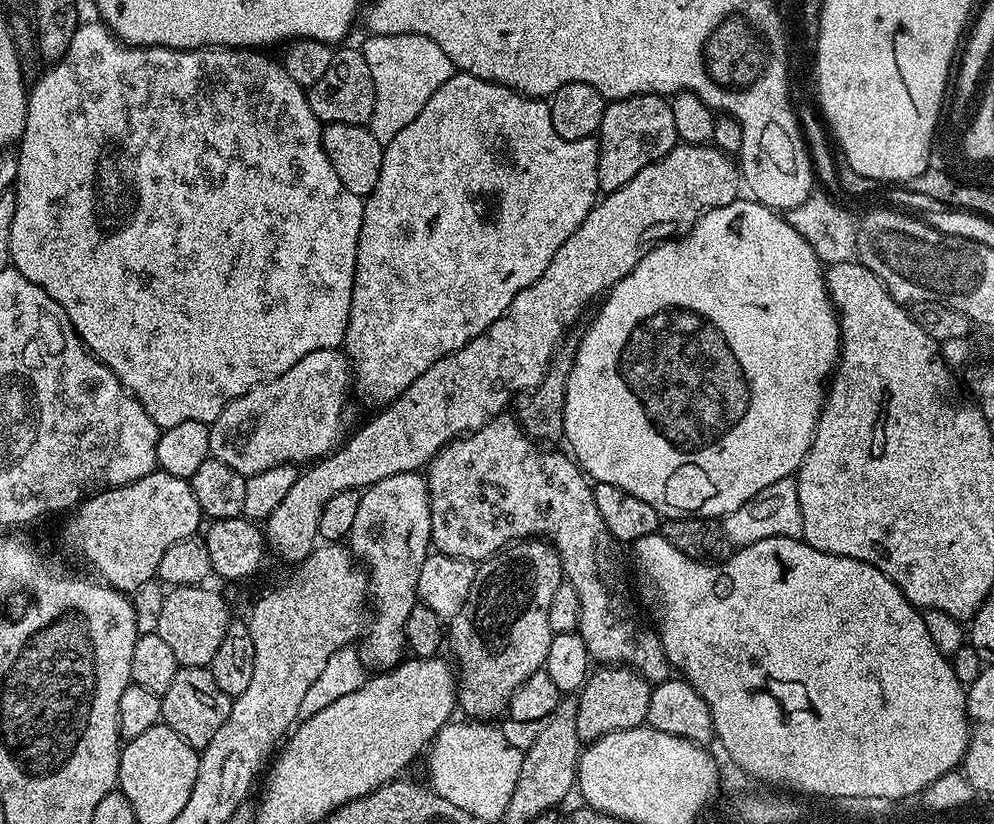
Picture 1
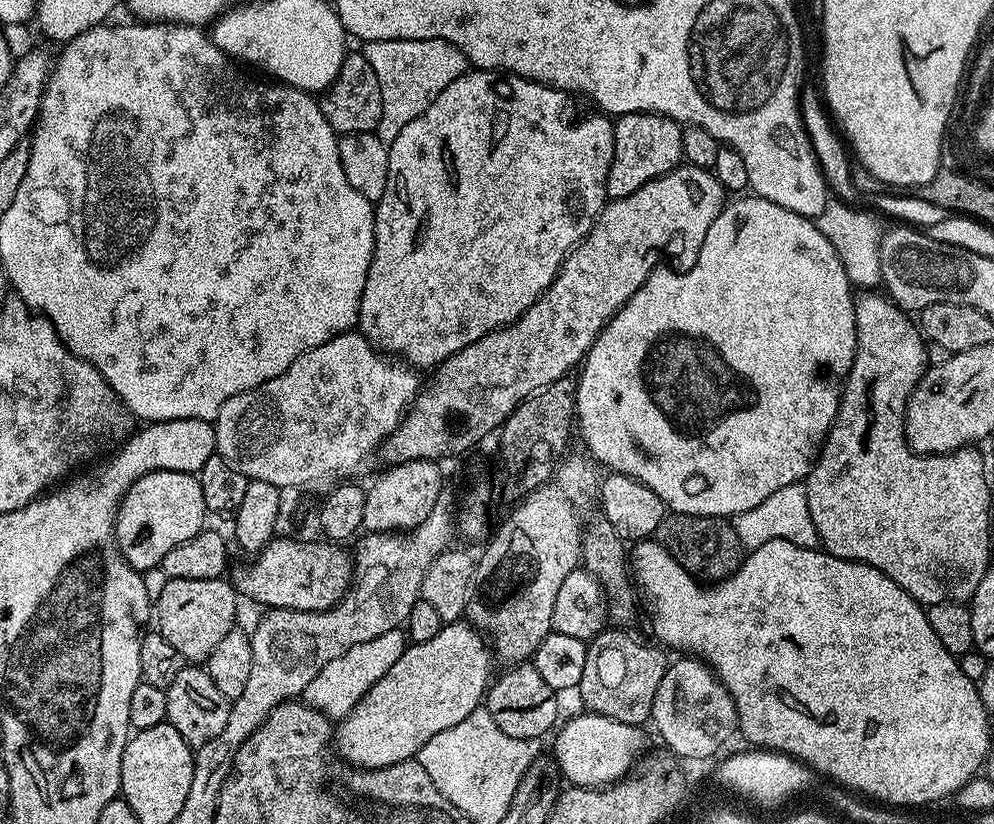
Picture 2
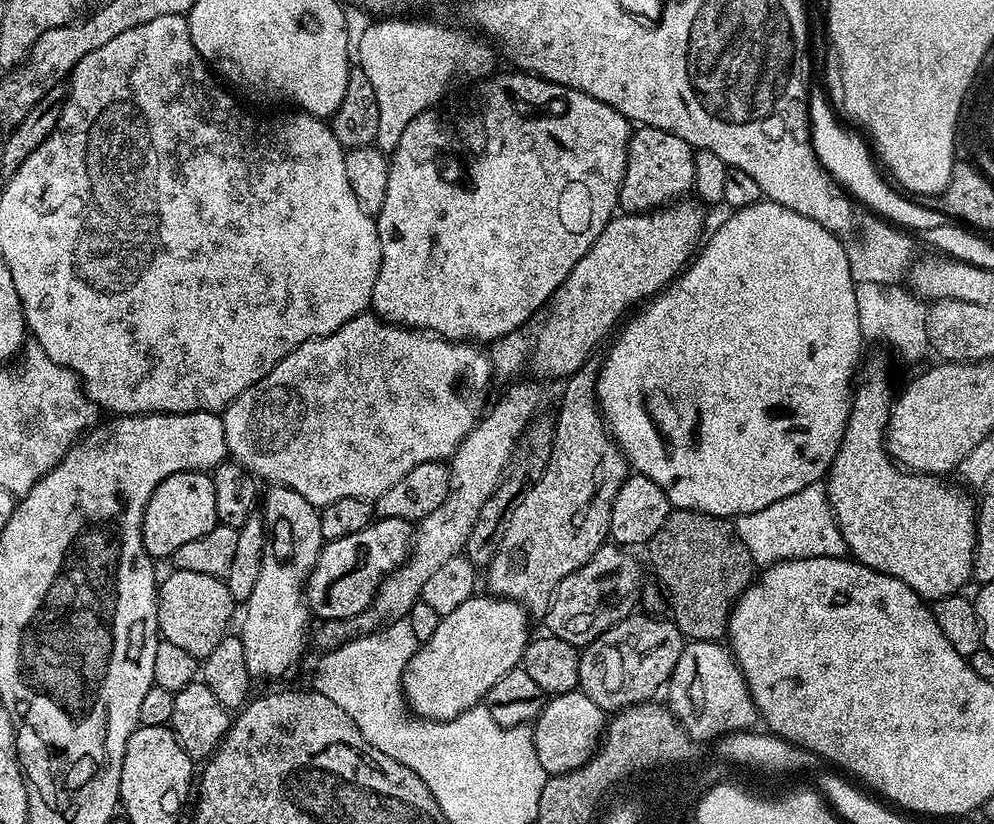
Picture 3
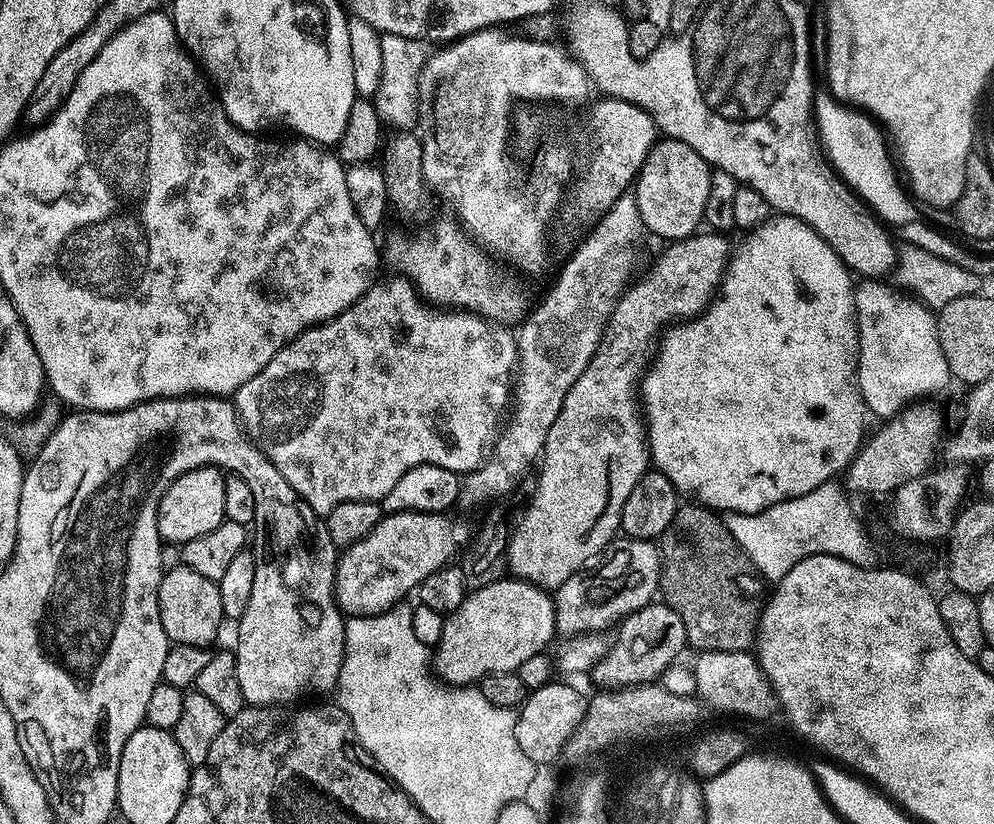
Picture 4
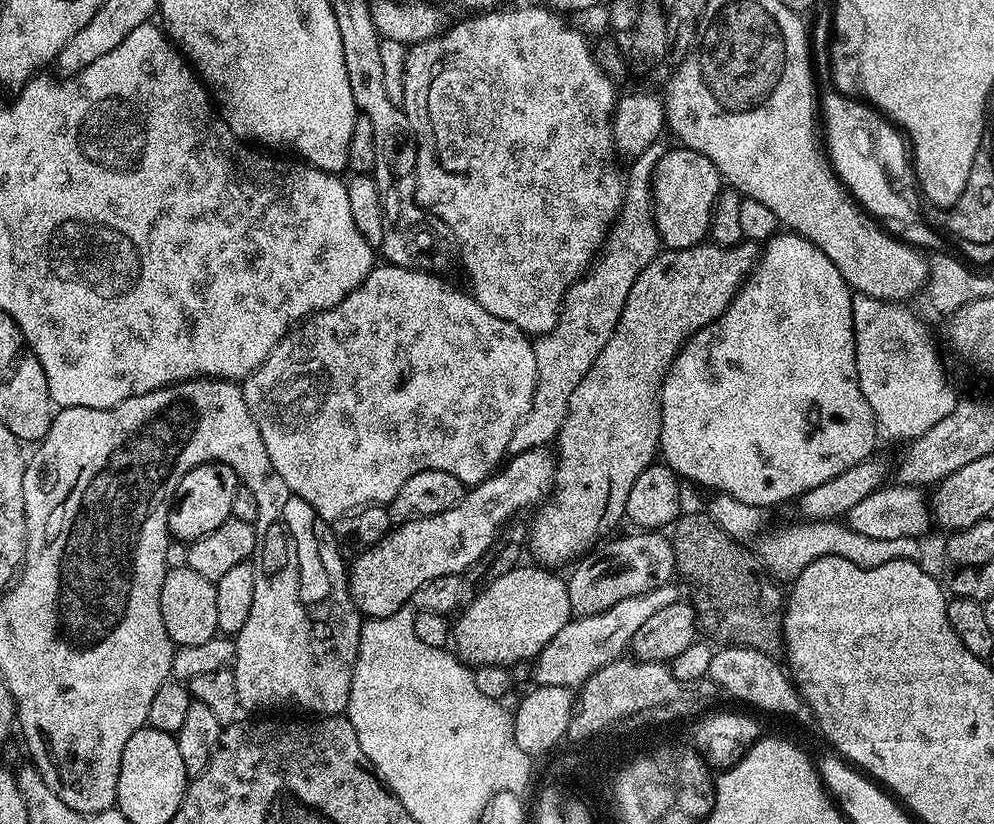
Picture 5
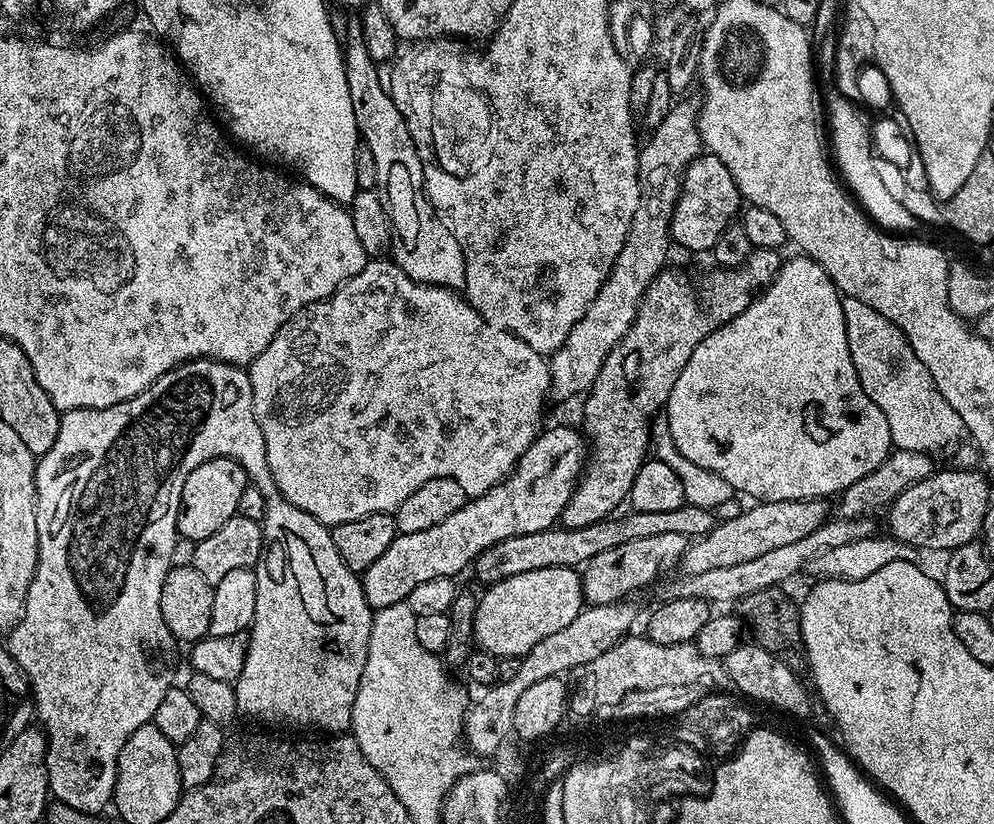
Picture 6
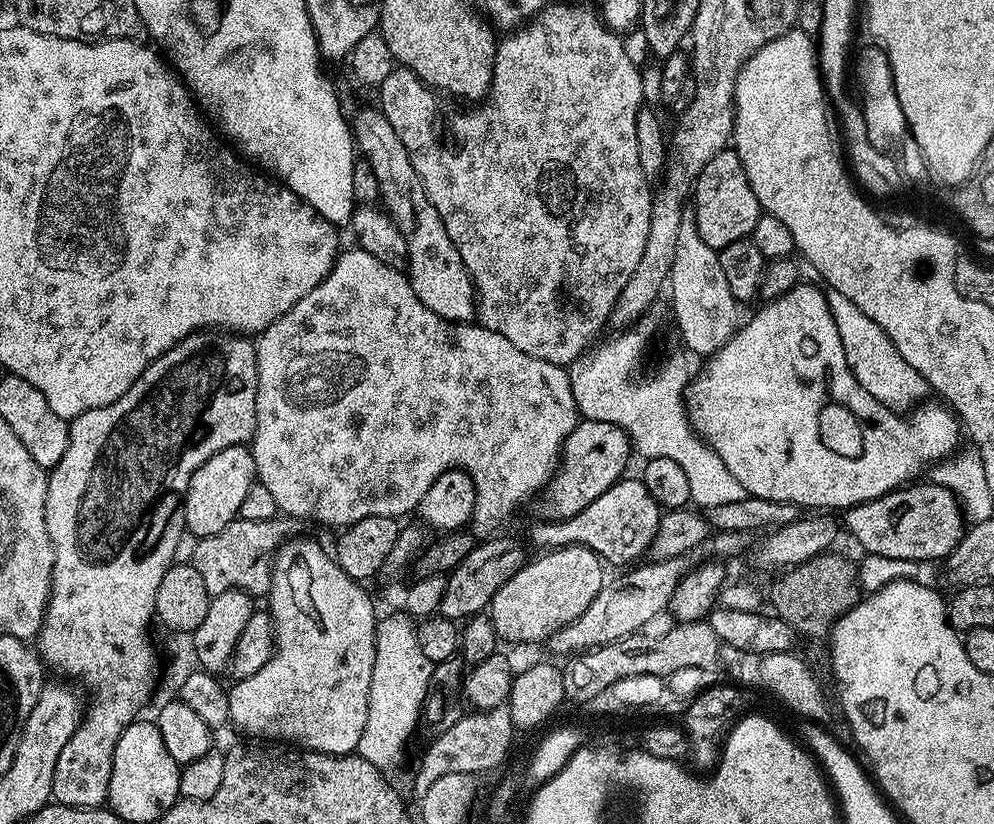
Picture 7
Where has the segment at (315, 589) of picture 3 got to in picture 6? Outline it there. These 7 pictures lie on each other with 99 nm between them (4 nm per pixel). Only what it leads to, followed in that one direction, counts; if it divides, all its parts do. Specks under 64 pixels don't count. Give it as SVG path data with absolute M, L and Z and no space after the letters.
M552 428L549 432L541 431L526 451L512 467L512 473L500 480L486 494L473 496L446 522L438 522L438 526L430 526L430 530L418 530L414 534L399 533L394 542L381 554L370 567L362 573L364 597L373 610L389 608L395 604L403 604L408 599L410 590L421 582L430 582L430 578L443 576L459 577L464 567L475 565L476 559L498 542L506 538L514 538L522 534L534 534L538 530L553 527L563 517L564 508L570 502L576 482L580 479L586 463L586 440L579 431L572 428Z

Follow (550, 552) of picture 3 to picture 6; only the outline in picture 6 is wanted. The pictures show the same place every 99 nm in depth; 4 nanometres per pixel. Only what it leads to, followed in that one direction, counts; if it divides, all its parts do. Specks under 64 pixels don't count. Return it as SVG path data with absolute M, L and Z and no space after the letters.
M753 248L741 268L720 268L705 282L704 305L700 305L691 282L672 266L665 267L650 282L630 330L606 354L598 378L594 378L583 397L582 432L590 451L570 502L564 508L563 527L581 528L607 520L620 503L627 501L634 478L649 455L654 421L665 411L682 366L690 362L690 354L698 350L702 338L742 314L755 297L771 286L781 263L781 249Z

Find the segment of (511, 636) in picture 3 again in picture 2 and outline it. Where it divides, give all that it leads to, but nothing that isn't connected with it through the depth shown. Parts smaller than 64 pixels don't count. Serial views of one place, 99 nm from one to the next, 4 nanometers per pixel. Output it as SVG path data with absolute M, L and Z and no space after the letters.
M467 622L445 623L444 627L438 630L438 634L434 634L434 638L430 638L430 642L422 642L421 644L409 643L404 649L402 658L398 658L398 662L394 662L394 666L390 666L390 670L387 674L378 677L374 682L374 686L352 707L352 711L335 725L335 751L341 760L357 768L385 768L386 766L394 766L403 760L411 760L419 757L422 746L426 746L426 742L430 742L430 738L434 738L434 734L442 734L442 730L458 728L462 722L462 718L466 718L470 715L475 708L481 707L482 701L485 699L490 687L490 681L494 676L492 664L494 665L494 656L490 651L489 645L486 643L485 637L477 632L471 624Z

